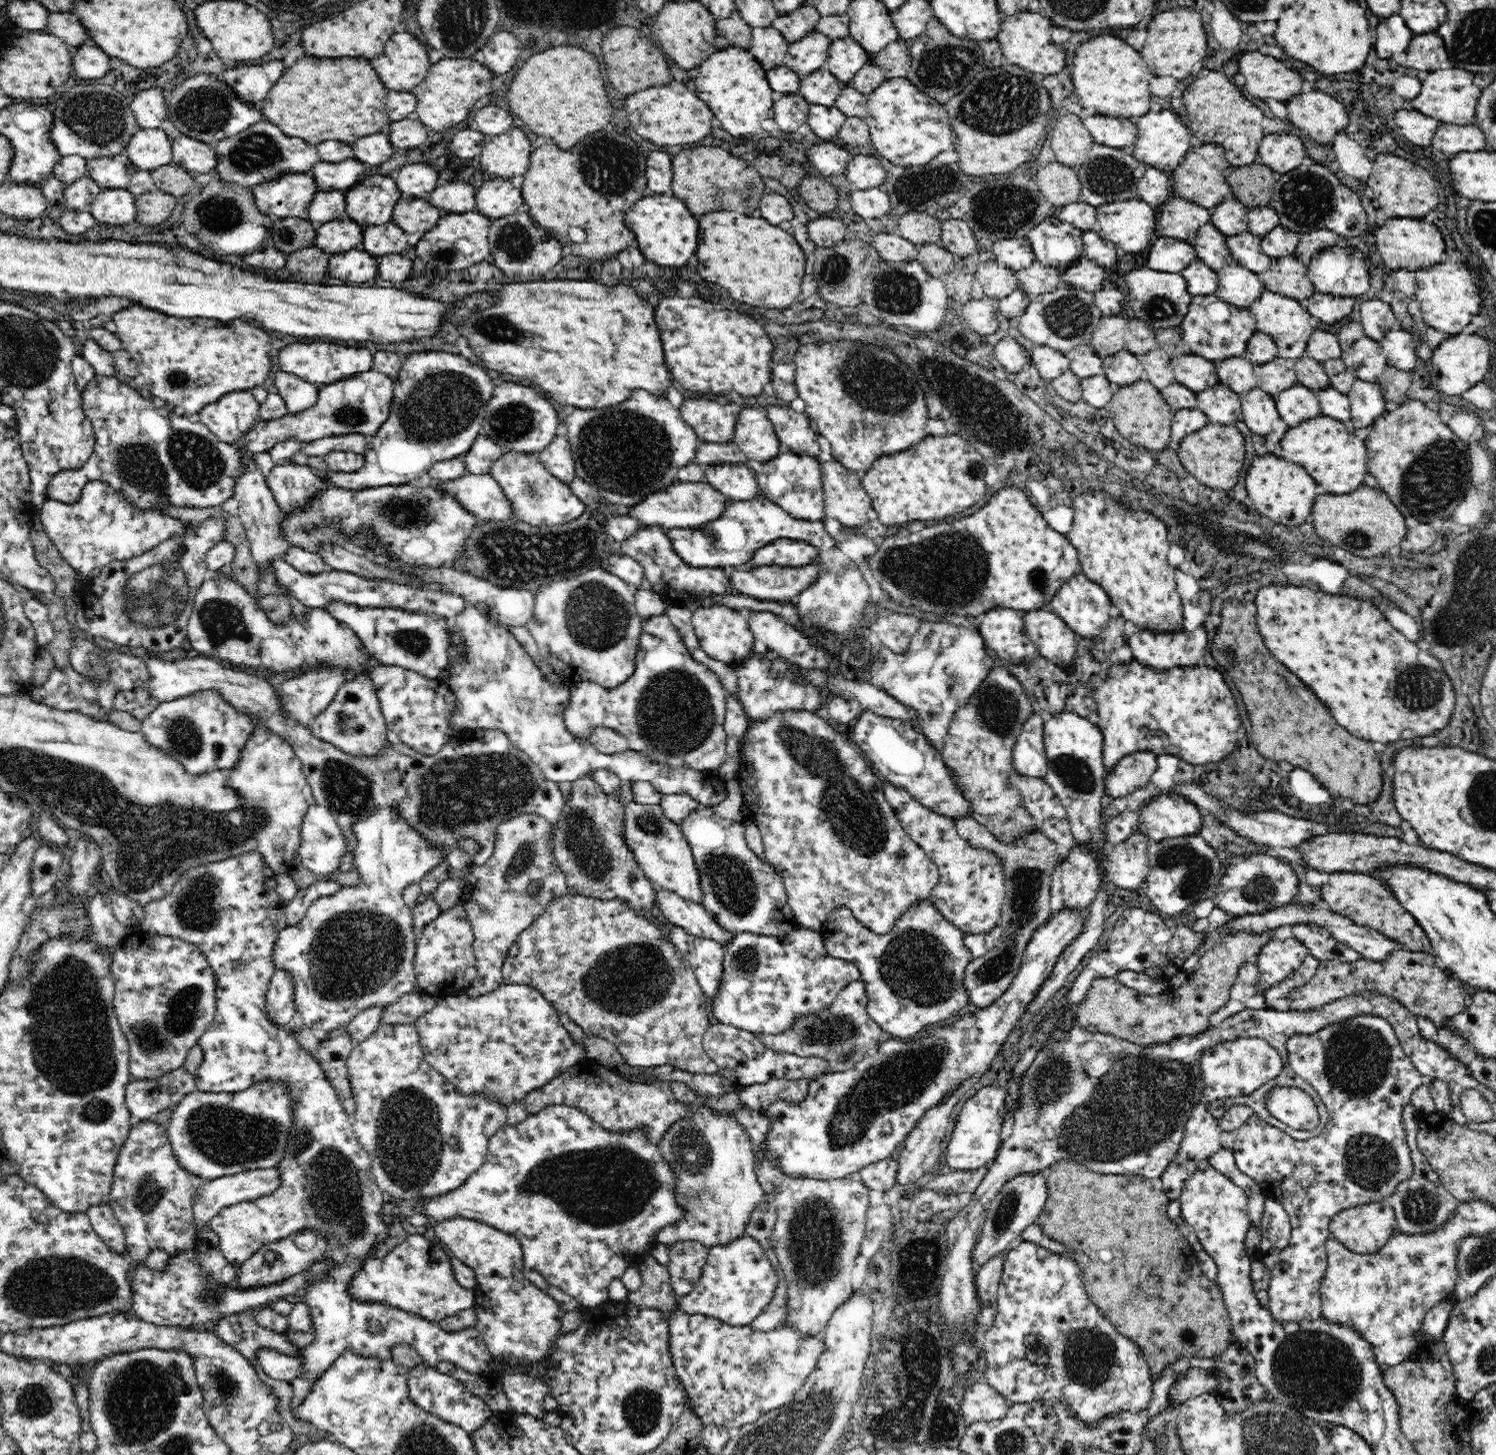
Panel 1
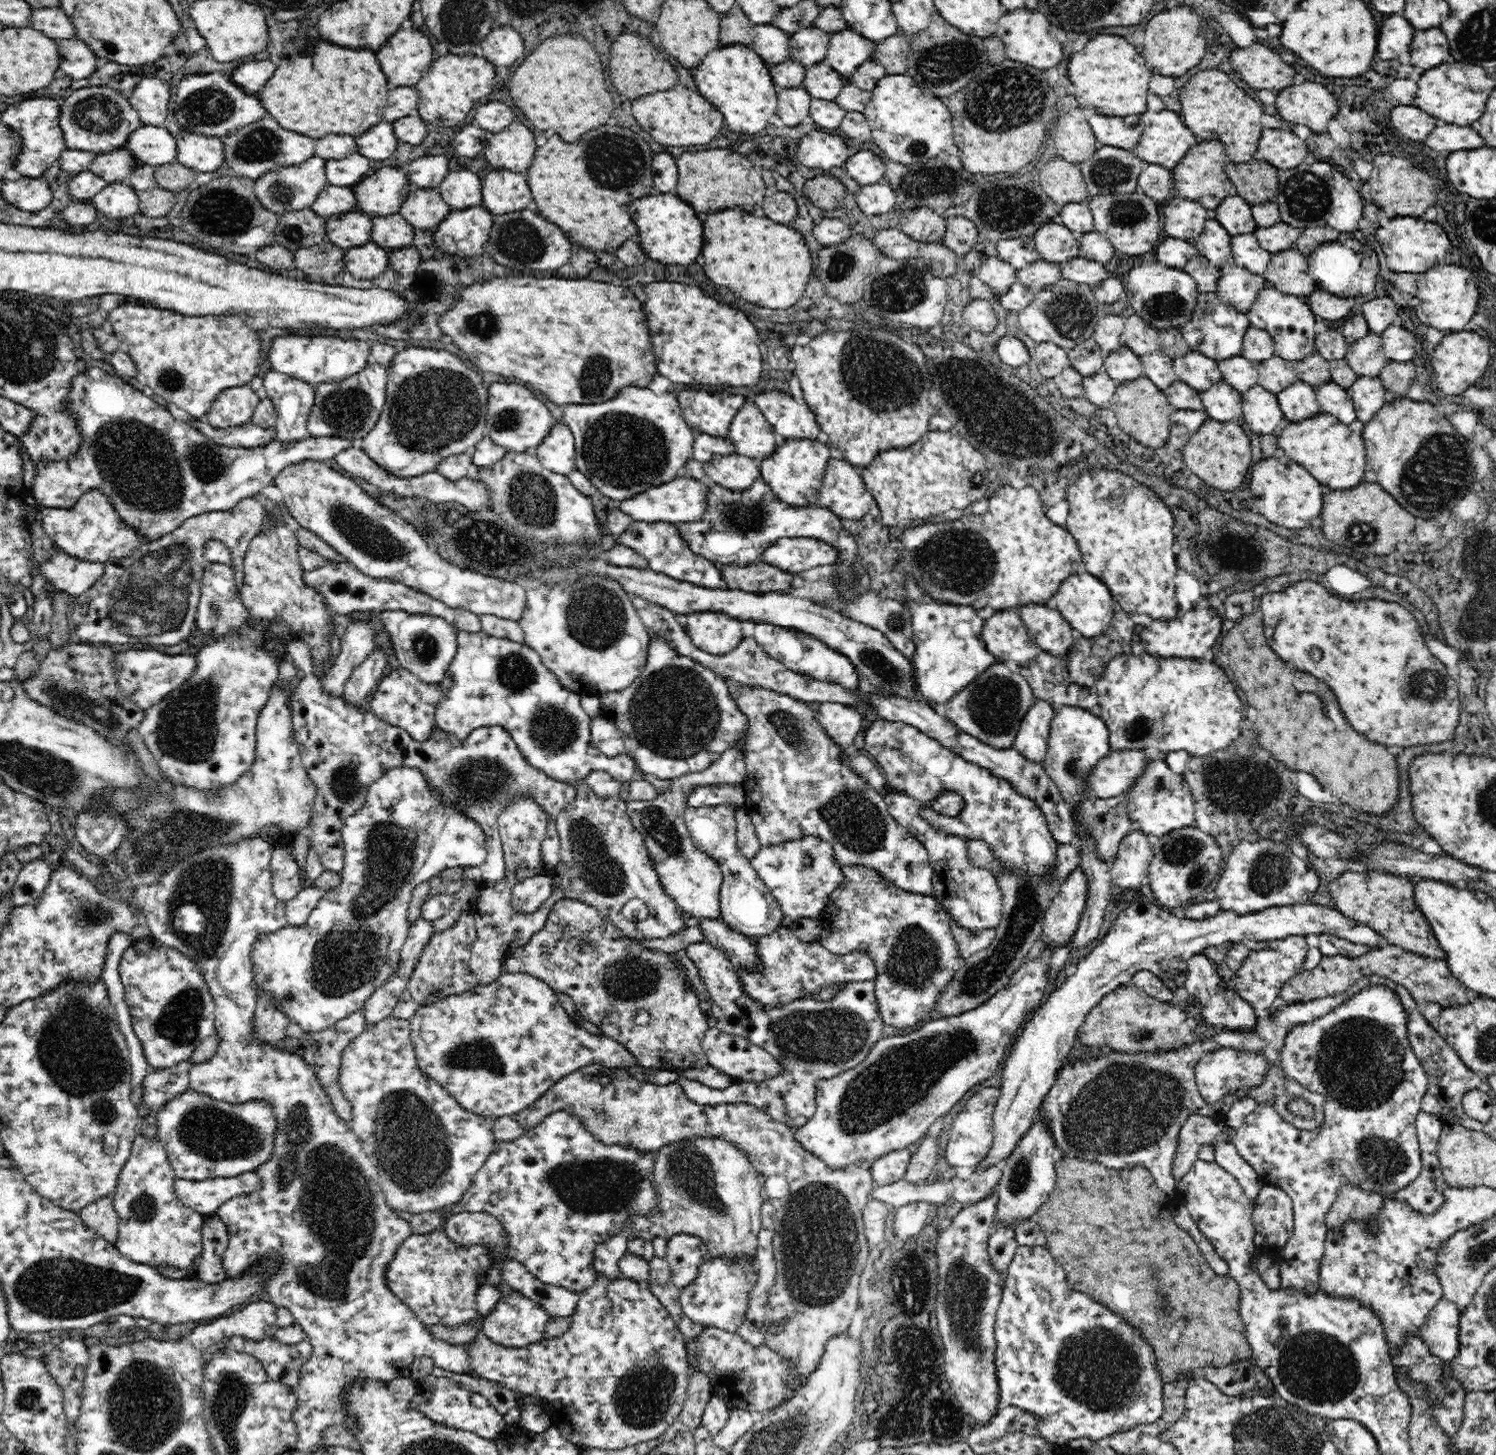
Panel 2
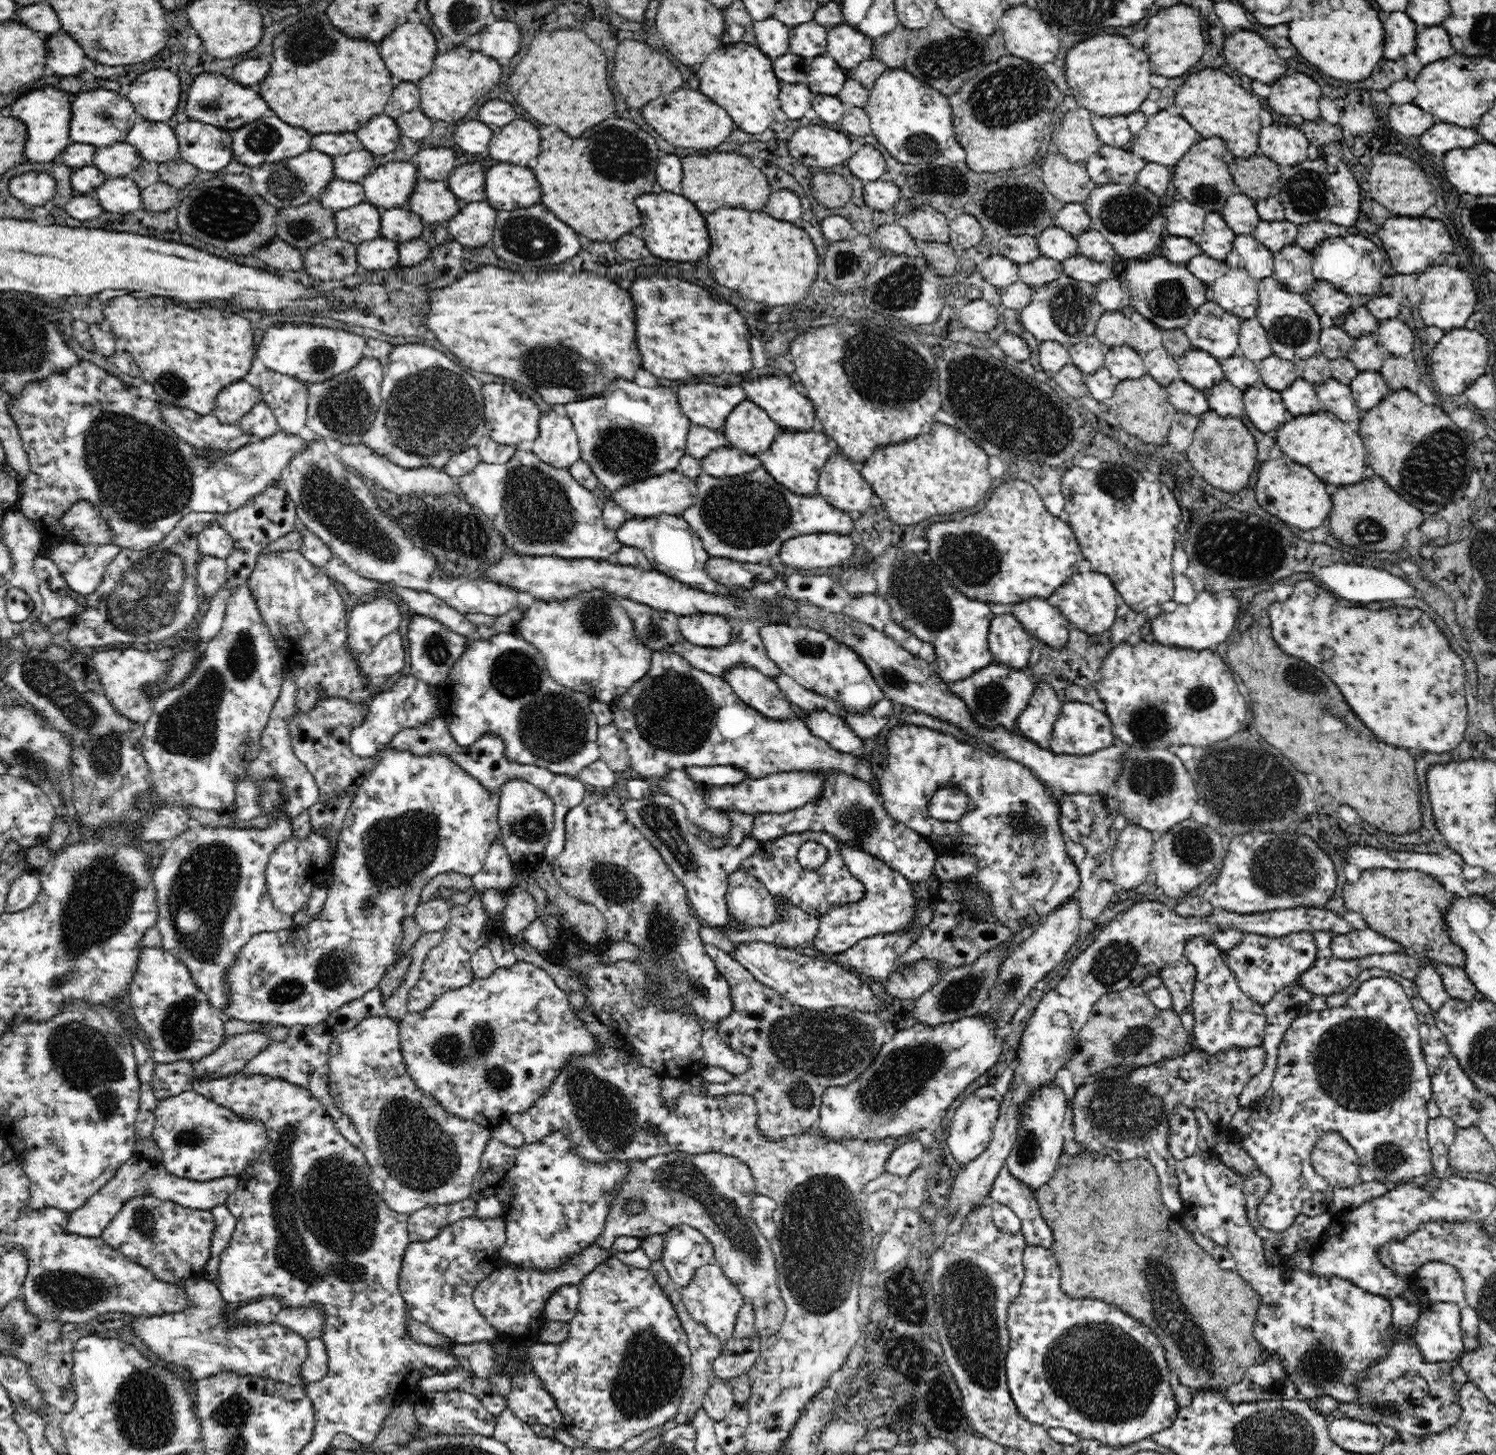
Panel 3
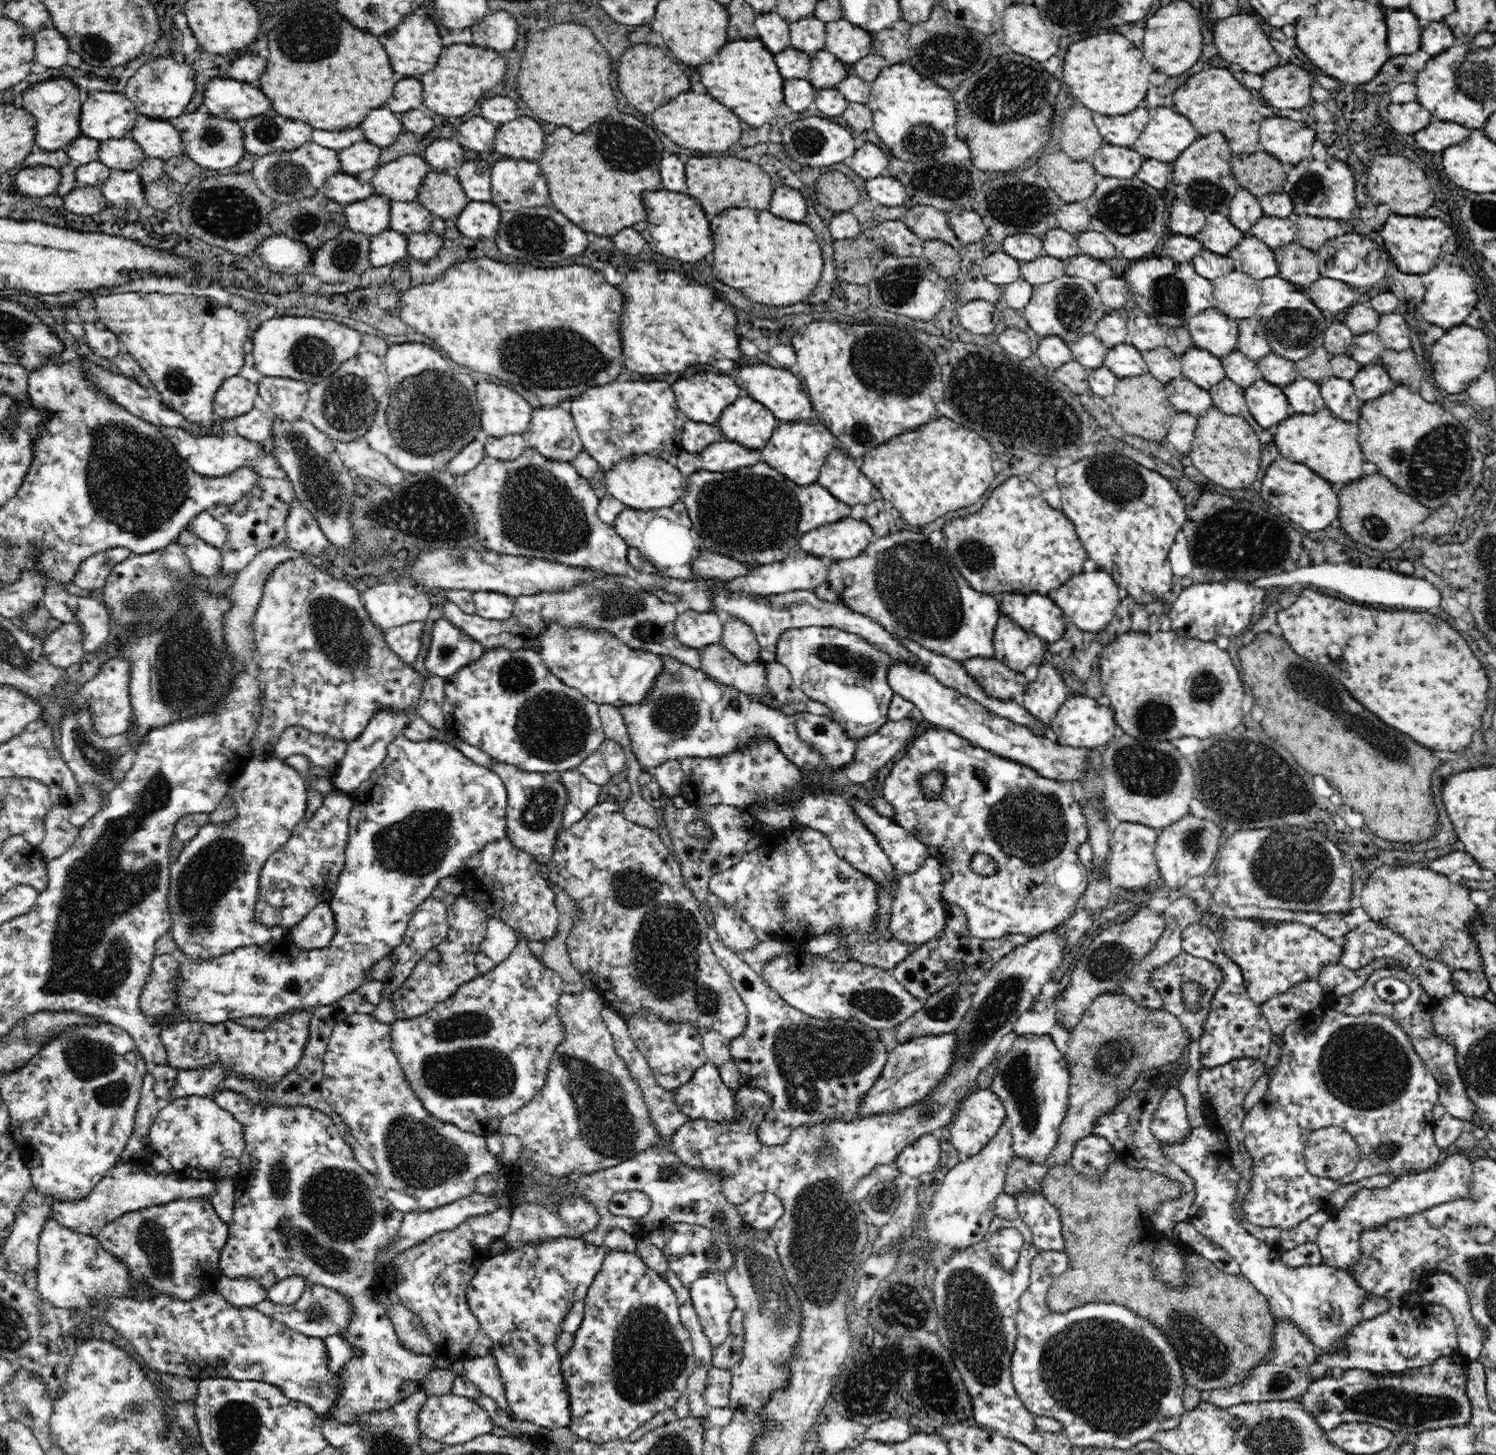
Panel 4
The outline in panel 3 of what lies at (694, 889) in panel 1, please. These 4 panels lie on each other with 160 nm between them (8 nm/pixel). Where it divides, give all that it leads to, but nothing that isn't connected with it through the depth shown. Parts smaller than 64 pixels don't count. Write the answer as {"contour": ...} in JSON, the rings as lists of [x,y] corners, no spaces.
{"contour":[[[658,787],[653,794],[642,800],[628,799],[623,803],[623,809],[628,822],[658,850],[671,873],[685,887],[689,904],[702,923],[717,928],[728,924],[730,914],[725,901],[728,876],[740,868],[744,859],[756,854],[760,843],[746,836],[736,847],[706,847],[697,835],[698,829],[688,820],[685,806],[669,794],[664,794]]]}

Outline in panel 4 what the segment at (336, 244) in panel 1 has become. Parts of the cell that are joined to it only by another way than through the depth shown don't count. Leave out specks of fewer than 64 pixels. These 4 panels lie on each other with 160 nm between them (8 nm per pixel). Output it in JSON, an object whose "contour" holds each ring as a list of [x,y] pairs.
{"contour":[[[370,195],[344,206],[347,228],[365,235],[380,234],[389,228],[391,200],[386,195]]]}

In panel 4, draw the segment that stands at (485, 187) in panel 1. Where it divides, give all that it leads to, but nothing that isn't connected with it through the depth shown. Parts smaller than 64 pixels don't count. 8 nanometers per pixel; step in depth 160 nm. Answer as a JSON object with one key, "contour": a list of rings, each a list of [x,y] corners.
{"contour":[[[501,158],[491,166],[491,200],[501,211],[513,211],[519,208],[532,208],[550,204],[548,200],[549,183],[542,169],[535,161],[527,159]]]}

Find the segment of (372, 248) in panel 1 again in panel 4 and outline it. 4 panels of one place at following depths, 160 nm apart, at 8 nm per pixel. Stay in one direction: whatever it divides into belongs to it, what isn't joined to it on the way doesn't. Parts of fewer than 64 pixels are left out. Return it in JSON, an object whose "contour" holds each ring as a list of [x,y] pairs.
{"contour":[[[392,202],[390,206],[389,228],[400,232],[400,234],[410,235],[424,233],[429,230],[434,215],[416,202]]]}

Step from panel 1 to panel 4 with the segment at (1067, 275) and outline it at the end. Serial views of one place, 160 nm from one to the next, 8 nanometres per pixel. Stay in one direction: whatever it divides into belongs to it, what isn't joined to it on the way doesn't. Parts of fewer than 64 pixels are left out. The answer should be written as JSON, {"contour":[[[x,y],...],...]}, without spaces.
{"contour":[[[1082,254],[1074,255],[1062,261],[1066,275],[1086,279],[1095,285],[1114,276],[1109,261],[1101,261]]]}

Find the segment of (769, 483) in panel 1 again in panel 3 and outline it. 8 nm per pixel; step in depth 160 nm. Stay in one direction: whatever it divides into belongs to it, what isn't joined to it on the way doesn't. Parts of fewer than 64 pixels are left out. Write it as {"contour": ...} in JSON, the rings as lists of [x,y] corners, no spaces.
{"contour":[[[781,431],[770,448],[759,457],[761,466],[779,485],[785,486],[796,495],[818,495],[817,484],[821,468],[832,454],[828,446],[829,437],[813,431]]]}

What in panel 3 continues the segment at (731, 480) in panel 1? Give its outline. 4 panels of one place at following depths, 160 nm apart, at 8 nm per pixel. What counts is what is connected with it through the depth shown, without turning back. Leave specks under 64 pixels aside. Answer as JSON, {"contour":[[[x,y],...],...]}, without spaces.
{"contour":[[[718,447],[711,450],[702,461],[704,474],[714,478],[739,477],[758,470],[761,460],[736,447]]]}

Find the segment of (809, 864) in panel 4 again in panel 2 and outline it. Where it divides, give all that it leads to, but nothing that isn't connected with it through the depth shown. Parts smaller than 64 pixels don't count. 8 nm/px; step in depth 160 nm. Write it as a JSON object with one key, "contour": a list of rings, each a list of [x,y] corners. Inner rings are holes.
{"contour":[[[814,835],[775,846],[764,846],[754,859],[750,859],[750,863],[778,901],[783,913],[782,926],[791,926],[800,917],[818,918],[829,903],[830,893],[845,884],[833,847]],[[804,856],[812,858],[810,865],[803,864]]]}

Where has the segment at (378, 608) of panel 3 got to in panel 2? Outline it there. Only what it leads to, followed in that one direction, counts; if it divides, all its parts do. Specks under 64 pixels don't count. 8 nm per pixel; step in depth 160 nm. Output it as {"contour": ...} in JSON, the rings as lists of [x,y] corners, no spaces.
{"contour":[[[362,615],[353,616],[352,622],[344,632],[342,645],[337,647],[334,664],[330,666],[328,673],[318,676],[318,681],[330,695],[341,697],[354,669],[376,650],[374,634],[376,630]]]}

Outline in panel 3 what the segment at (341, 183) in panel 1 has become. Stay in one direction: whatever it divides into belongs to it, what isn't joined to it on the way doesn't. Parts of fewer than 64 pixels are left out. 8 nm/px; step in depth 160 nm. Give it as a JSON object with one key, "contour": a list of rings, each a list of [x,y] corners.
{"contour":[[[366,149],[350,151],[348,154],[333,157],[333,171],[336,179],[361,183],[374,171],[374,155]]]}

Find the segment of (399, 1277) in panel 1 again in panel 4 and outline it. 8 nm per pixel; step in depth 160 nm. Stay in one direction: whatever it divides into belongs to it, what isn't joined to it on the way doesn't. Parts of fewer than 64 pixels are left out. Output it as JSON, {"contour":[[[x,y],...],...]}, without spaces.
{"contour":[[[501,1207],[493,1213],[470,1217],[454,1230],[445,1230],[427,1238],[424,1242],[398,1253],[391,1266],[399,1271],[400,1278],[391,1281],[394,1299],[411,1310],[424,1324],[430,1341],[436,1346],[437,1356],[454,1363],[456,1360],[474,1359],[491,1354],[492,1343],[483,1333],[480,1322],[474,1316],[466,1298],[466,1289],[474,1278],[479,1263],[492,1256],[489,1249],[496,1239],[504,1238],[511,1222],[510,1209]]]}

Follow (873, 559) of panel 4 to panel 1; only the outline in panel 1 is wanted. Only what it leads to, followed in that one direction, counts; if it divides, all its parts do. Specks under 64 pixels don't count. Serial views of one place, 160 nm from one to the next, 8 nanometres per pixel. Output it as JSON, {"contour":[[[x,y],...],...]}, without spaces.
{"contour":[[[948,621],[921,622],[919,625],[920,630],[914,633],[904,654],[880,646],[869,664],[857,672],[854,681],[881,688],[916,711],[916,724],[912,727],[926,734],[926,738],[942,750],[955,711],[970,700],[997,663],[984,651],[980,633],[970,628],[954,626]]]}

